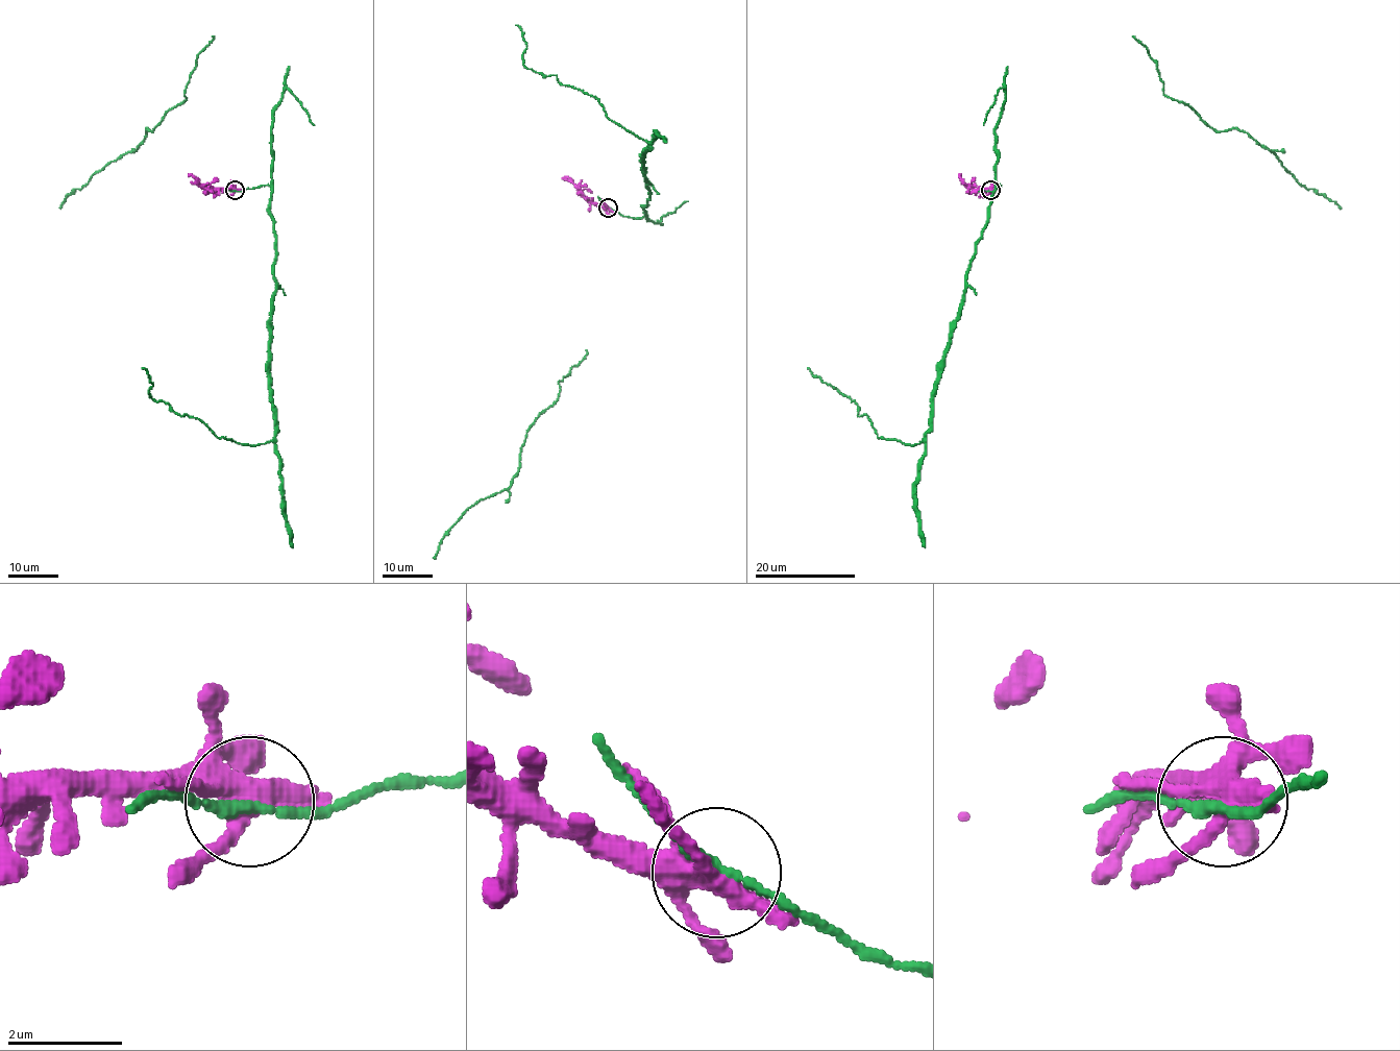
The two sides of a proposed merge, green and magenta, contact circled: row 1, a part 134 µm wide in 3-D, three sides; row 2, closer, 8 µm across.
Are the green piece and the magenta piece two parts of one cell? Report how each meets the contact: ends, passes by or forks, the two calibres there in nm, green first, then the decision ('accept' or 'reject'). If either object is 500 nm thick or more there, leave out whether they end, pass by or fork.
green passes by | magenta forks | 170/360 nm | reject

